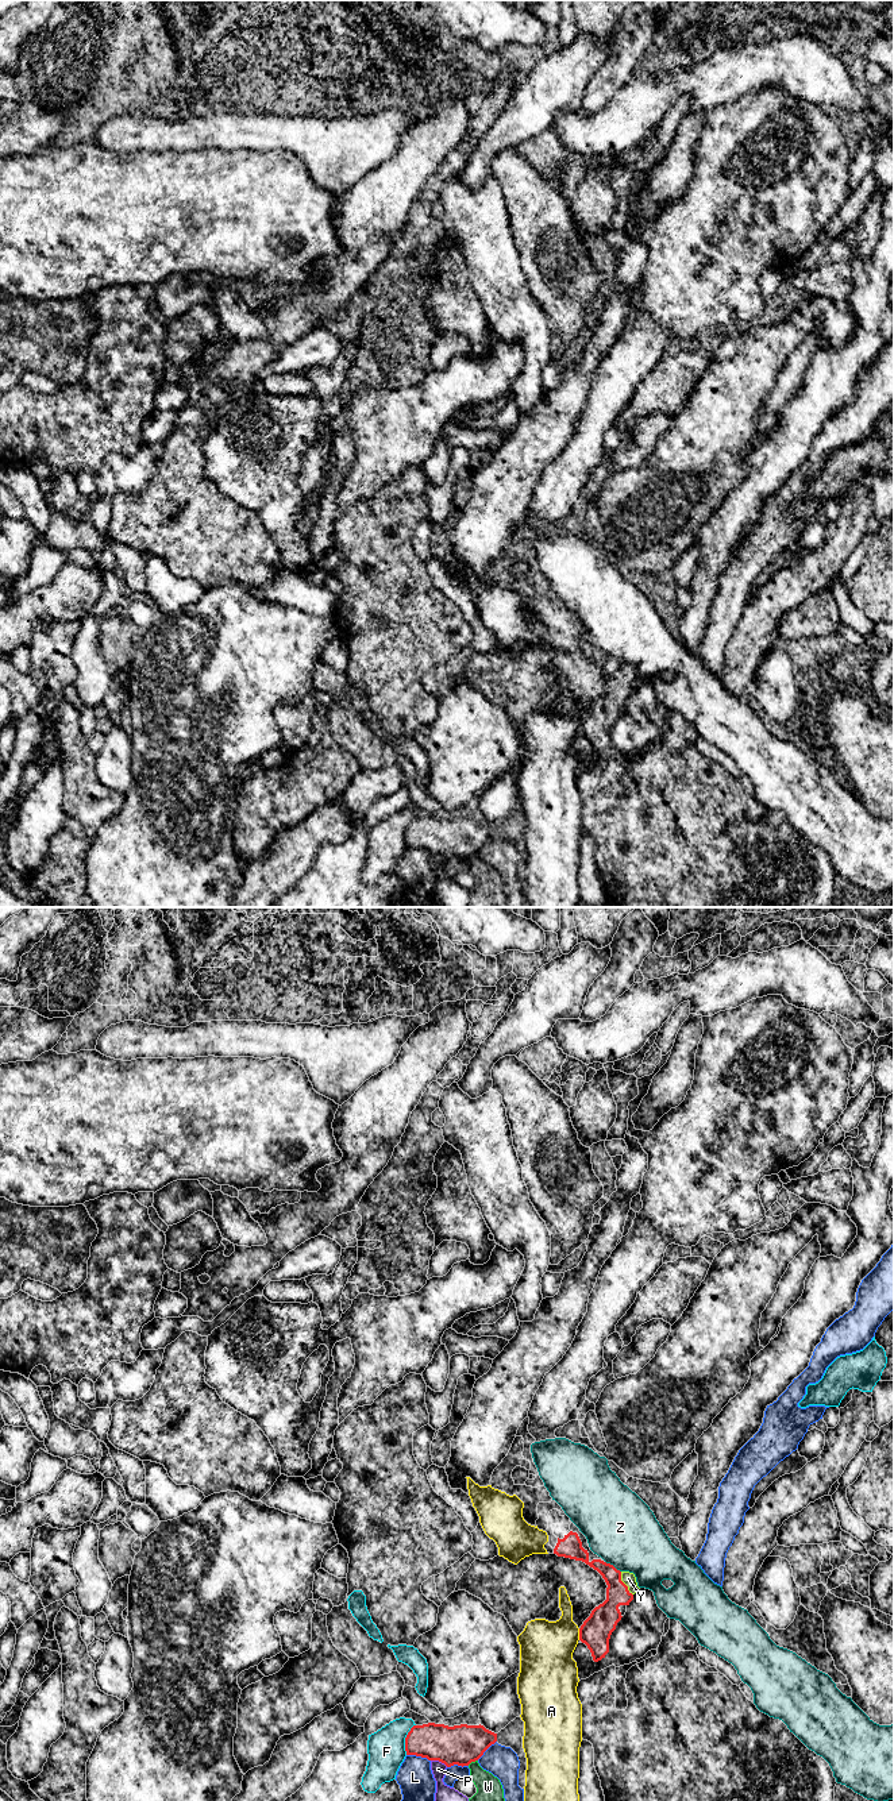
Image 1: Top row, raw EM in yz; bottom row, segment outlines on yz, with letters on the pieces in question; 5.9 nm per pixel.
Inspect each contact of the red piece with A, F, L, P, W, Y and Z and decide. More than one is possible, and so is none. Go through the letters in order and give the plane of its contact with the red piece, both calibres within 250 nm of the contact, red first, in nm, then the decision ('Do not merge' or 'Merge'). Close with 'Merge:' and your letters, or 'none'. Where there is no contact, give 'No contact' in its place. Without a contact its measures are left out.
A: Touches red in yz. Thickness 180 nm (red) against 320 nm. Do not merge
F: Touches red in yz. Thickness 220 nm (red) against 220 nm. Do not merge
L: Touches red in yz. Thickness 240 nm (red) against 220 nm. Do not merge
P: Touches red in yz. Thickness 240 nm (red) against 100 nm. Do not merge
W: Touches red in yz. Thickness 240 nm (red) against 150 nm. Do not merge
Y: Touches red in yz. Thickness 160 nm (red) against 80 nm. Merge
Z: Touches red in yz. Thickness 140 nm (red) against 420 nm. Do not merge
Merge: Y

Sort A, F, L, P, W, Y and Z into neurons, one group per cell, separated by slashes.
A / F / L / P / W / Y / Z

